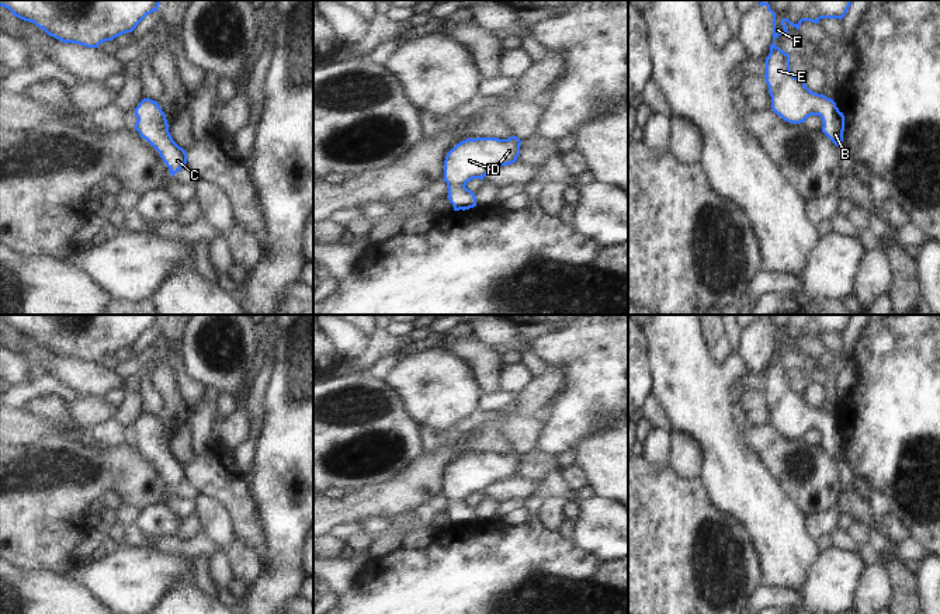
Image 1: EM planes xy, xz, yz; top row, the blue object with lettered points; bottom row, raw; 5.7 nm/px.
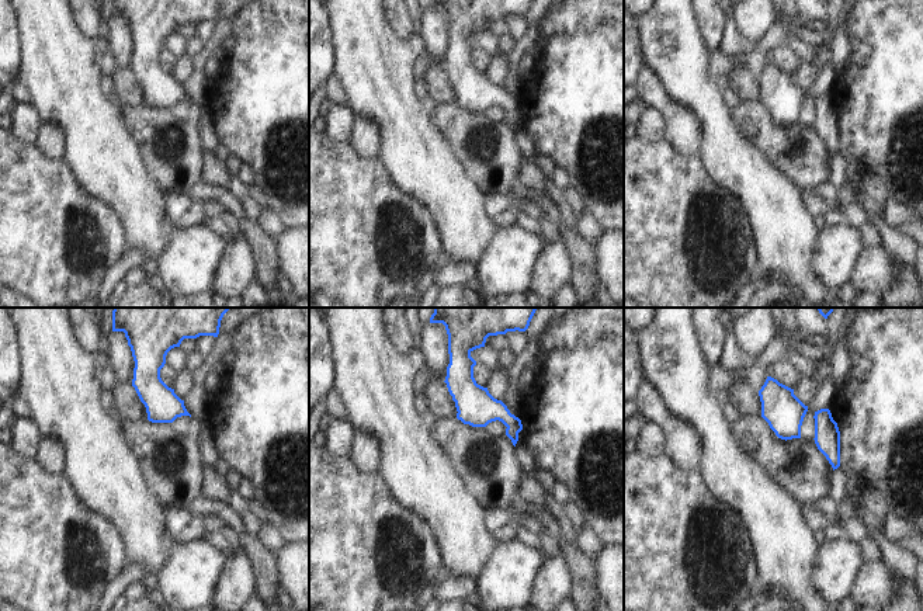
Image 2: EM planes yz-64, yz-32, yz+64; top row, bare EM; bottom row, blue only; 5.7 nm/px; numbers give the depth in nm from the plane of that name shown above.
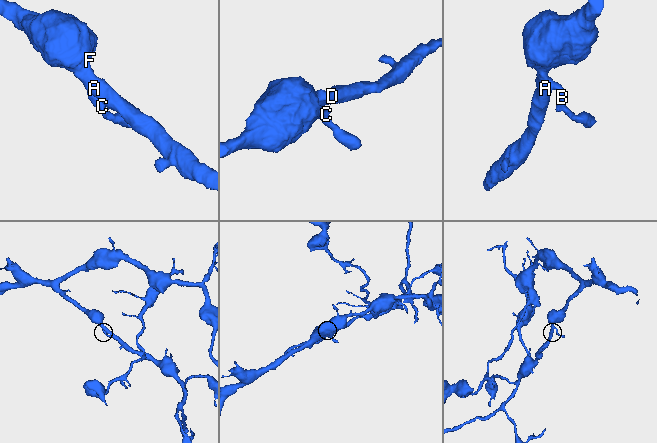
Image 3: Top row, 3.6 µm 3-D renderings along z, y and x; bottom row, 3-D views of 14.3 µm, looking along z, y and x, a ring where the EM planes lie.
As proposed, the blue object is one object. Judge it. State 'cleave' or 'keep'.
keep

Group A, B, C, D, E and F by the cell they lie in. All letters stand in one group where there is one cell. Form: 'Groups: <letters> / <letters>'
Groups: A B C D E F

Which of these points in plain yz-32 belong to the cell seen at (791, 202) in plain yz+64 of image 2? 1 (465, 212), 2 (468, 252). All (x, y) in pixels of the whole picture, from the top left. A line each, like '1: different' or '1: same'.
1: same
2: same

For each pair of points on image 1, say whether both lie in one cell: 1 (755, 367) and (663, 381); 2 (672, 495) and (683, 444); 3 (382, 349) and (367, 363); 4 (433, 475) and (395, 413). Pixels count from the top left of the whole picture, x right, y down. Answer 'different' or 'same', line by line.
1: different
2: different
3: same
4: different

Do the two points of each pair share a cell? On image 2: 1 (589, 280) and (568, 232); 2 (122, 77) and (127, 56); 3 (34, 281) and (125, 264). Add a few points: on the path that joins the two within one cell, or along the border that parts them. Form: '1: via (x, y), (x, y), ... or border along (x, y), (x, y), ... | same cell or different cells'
1: via (585, 268), (583, 256), (576, 243) | same cell
2: border along (131, 68), (115, 72) | different cells
3: border along (127, 252), (107, 273), (100, 292) | different cells

